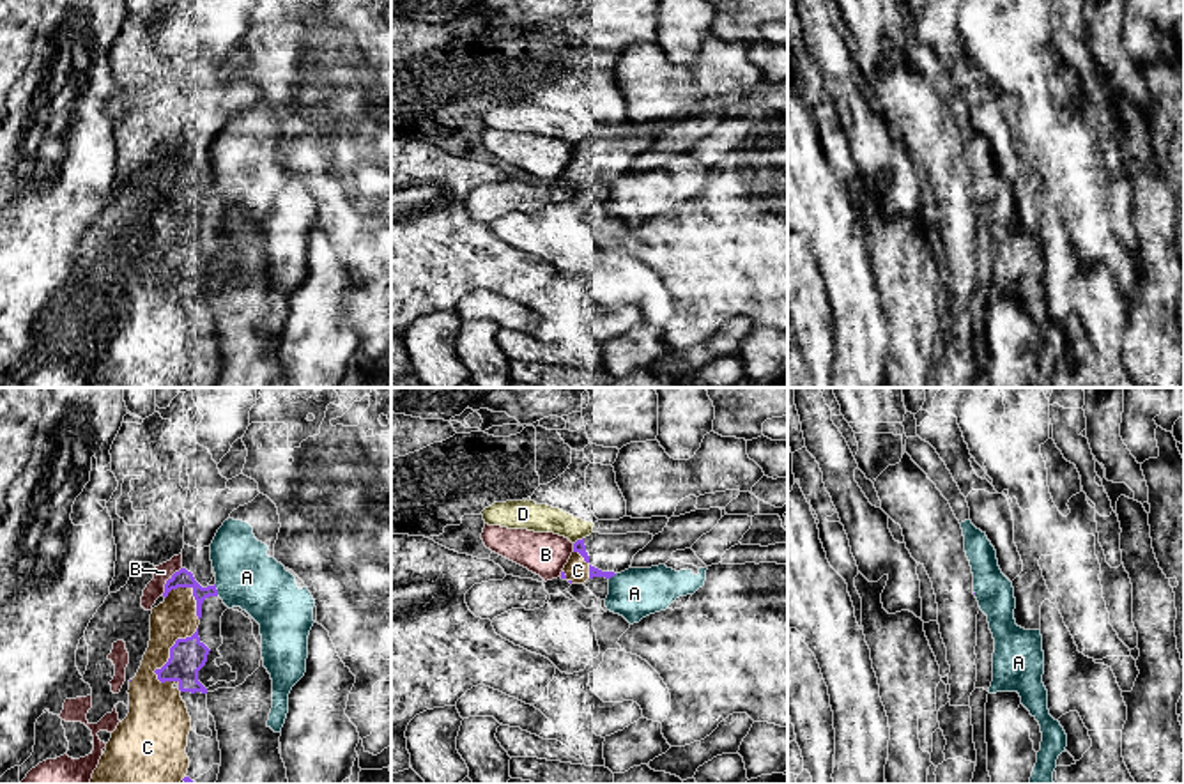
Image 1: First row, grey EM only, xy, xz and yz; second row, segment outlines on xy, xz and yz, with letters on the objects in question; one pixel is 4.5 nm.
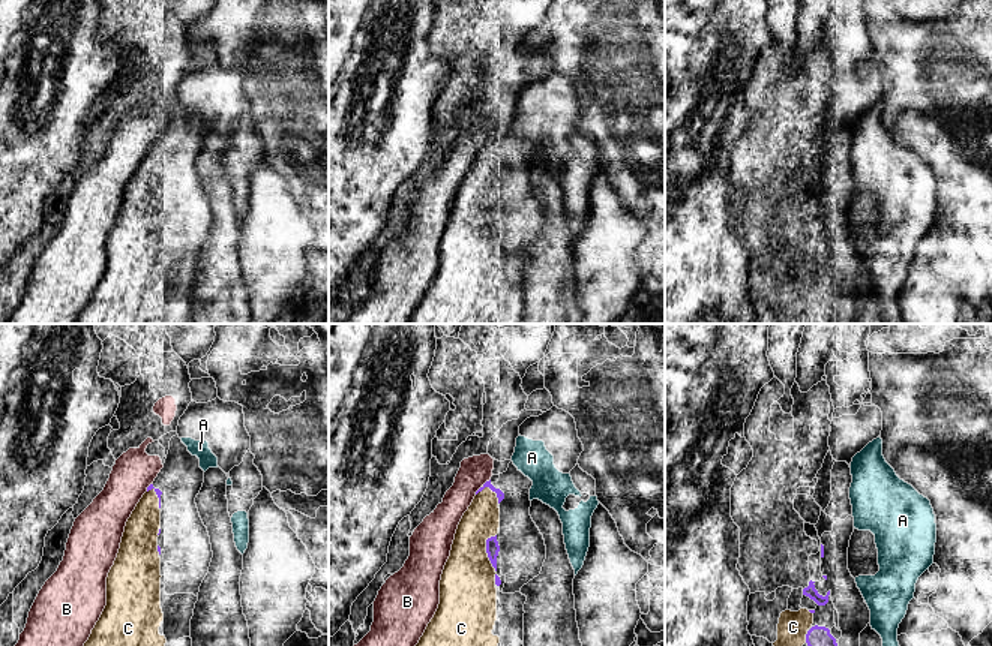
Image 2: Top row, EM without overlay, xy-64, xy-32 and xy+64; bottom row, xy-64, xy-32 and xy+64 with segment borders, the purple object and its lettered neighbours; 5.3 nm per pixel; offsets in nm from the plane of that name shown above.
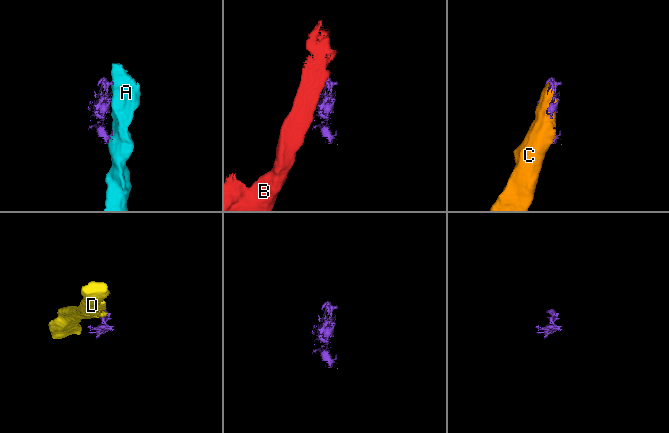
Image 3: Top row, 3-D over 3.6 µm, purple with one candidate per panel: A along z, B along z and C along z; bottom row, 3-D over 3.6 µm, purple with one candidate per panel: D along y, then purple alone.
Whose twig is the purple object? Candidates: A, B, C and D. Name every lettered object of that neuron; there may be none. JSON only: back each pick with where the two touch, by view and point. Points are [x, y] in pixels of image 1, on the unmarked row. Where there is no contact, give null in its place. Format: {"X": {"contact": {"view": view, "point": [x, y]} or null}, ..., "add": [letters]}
{"C": {"contact": {"view": "xy", "point": [170, 255]}}, "add": ["C"]}

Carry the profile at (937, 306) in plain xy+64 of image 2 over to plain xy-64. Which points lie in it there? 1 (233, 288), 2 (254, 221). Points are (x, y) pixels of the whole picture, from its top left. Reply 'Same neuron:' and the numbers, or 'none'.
Same neuron: 2

